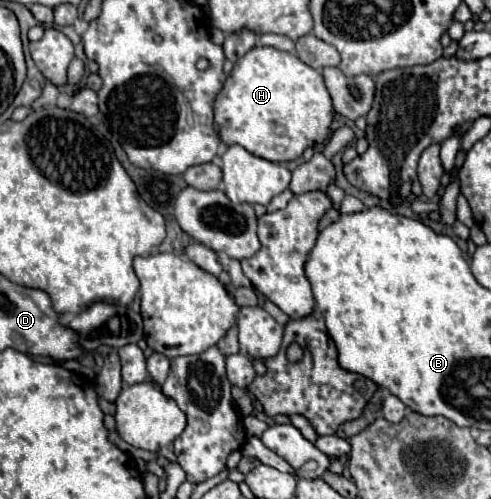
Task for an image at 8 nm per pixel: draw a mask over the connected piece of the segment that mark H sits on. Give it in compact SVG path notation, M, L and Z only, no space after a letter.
M251 48L241 60L233 64L231 74L223 82L221 92L213 100L215 130L225 146L239 144L253 156L265 158L269 162L289 162L303 154L305 148L325 142L331 132L333 104L331 96L323 84L321 72L301 62L295 54L281 52L277 48Z

